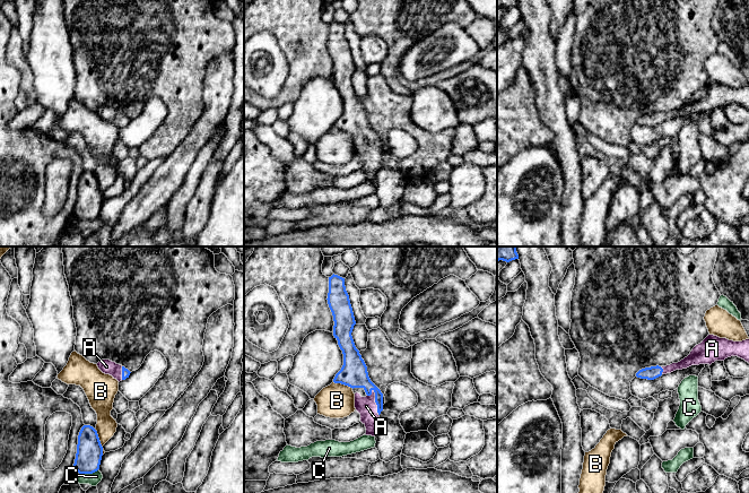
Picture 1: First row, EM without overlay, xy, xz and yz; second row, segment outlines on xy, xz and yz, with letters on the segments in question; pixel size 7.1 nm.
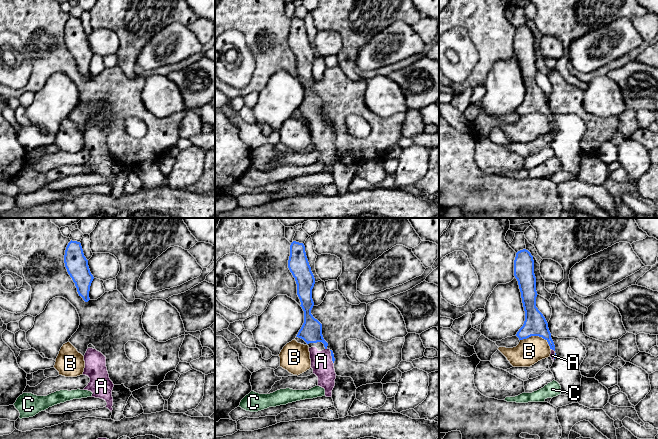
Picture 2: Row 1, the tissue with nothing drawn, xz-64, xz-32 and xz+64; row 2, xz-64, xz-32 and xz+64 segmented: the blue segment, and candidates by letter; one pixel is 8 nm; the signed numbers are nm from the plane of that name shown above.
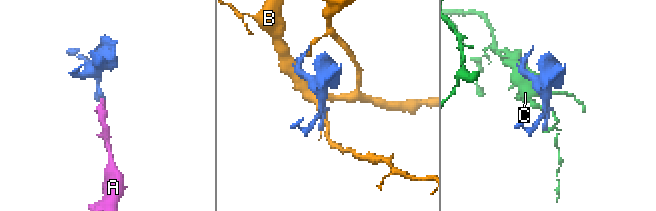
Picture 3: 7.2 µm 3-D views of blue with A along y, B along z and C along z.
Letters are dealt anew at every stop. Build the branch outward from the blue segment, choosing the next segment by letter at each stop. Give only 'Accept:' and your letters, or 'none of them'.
Accept: A

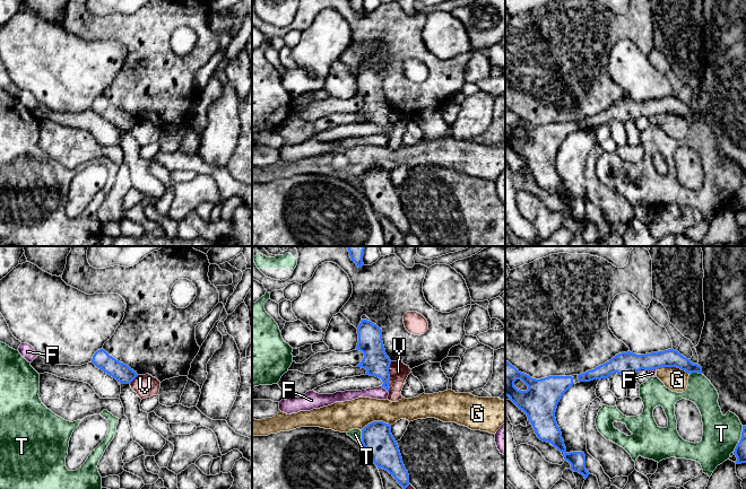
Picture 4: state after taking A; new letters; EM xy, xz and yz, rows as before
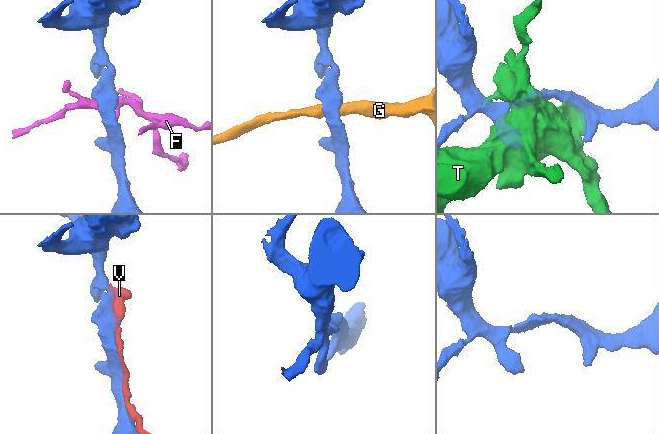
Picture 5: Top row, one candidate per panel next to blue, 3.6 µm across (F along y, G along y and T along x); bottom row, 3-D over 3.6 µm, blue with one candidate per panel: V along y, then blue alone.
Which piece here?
Accept: none of them

